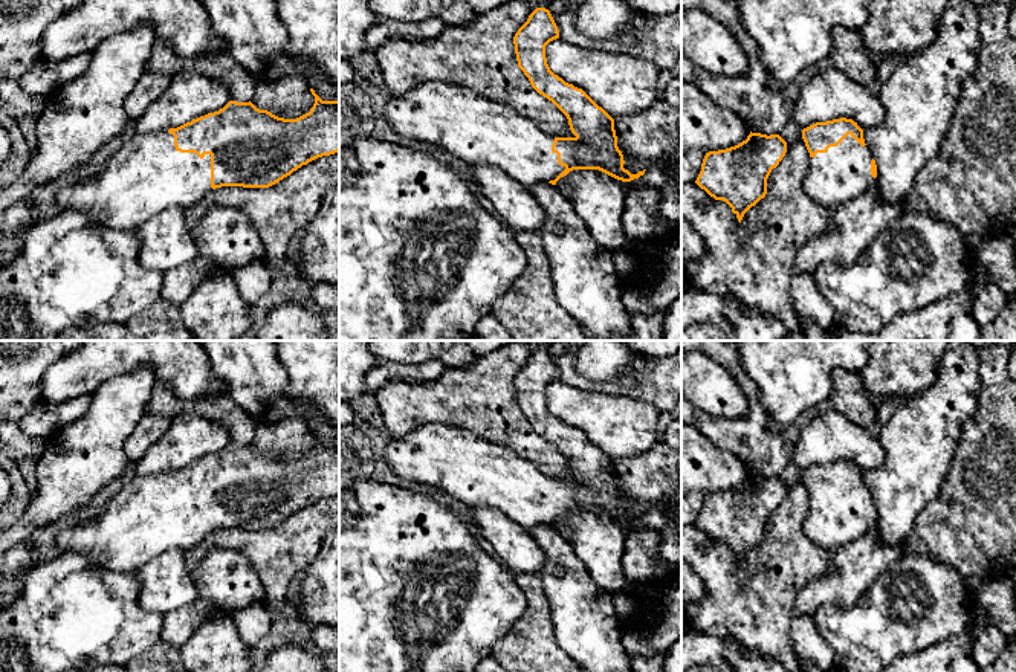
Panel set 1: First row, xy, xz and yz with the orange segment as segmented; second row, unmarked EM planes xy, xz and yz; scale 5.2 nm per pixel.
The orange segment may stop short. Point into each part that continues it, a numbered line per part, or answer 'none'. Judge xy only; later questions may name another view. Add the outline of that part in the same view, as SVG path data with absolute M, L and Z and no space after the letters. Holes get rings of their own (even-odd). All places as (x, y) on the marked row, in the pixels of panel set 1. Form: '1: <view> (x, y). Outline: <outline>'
1: xy (147, 176). Outline: M168 131L153 134L128 133L121 150L108 159L96 176L87 177L76 185L60 188L53 202L60 212L73 209L87 215L99 226L131 231L170 208L180 206L185 209L194 206L211 191L211 154L205 154L205 157L200 159L196 153L177 151L174 147L174 136Z

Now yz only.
1: yz (844, 173). Outline: M848 134L837 147L810 159L805 192L827 209L862 195L872 183L871 150Z

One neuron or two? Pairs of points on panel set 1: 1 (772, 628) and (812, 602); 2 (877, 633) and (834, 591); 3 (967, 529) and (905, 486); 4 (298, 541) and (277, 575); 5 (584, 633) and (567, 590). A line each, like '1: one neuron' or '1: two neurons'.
1: two neurons
2: two neurons
3: two neurons
4: one neuron
5: one neuron

